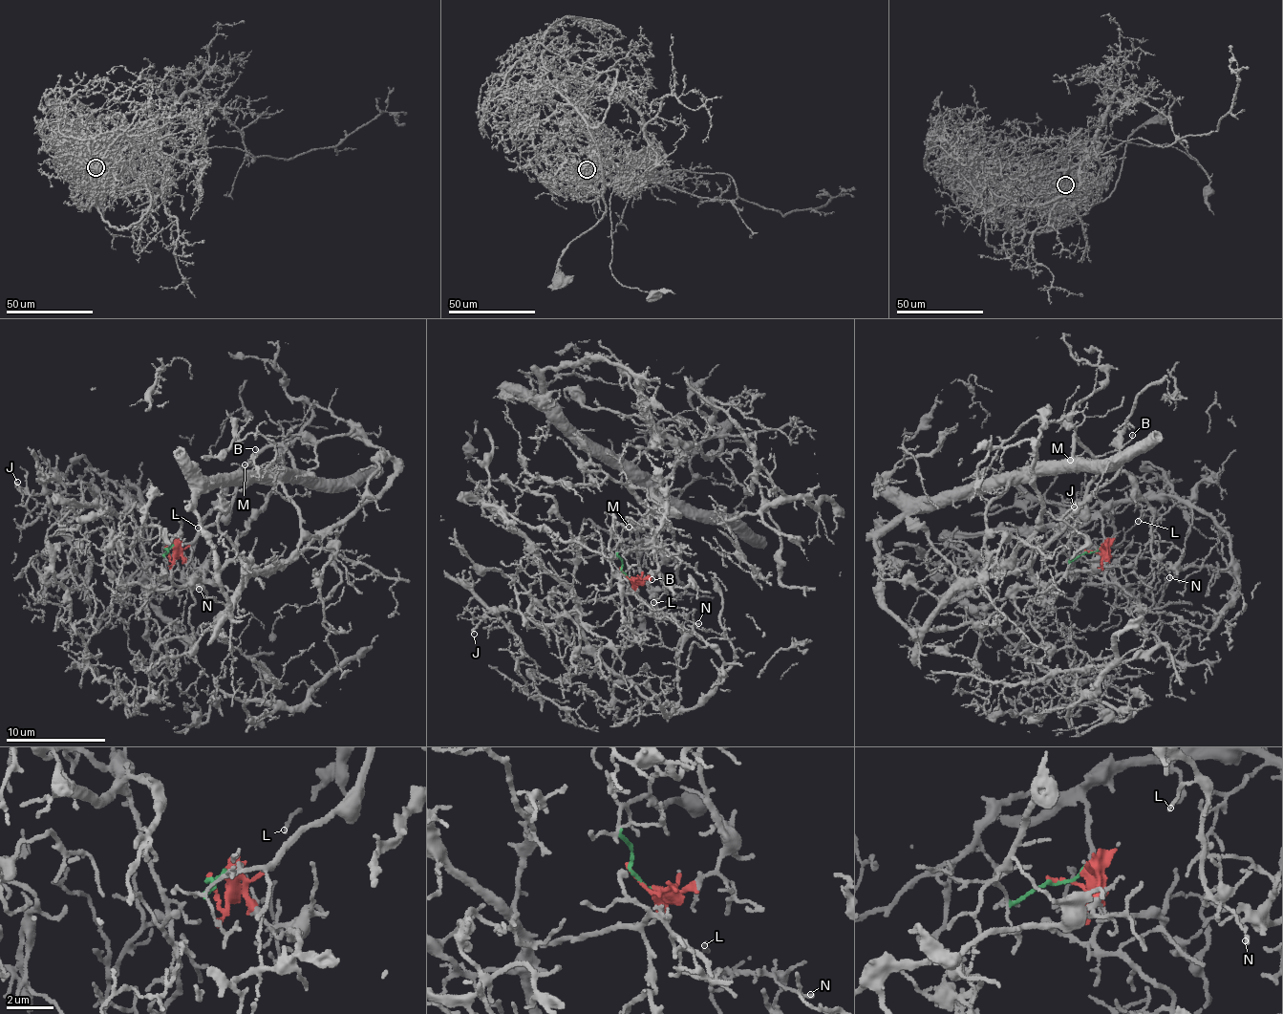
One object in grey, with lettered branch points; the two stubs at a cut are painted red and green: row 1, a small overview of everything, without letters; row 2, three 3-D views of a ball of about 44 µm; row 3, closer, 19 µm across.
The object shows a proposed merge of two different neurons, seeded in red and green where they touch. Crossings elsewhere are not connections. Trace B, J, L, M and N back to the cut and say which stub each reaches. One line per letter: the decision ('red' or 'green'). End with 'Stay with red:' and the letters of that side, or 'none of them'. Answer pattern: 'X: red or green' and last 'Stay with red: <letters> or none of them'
B: green
J: red
L: green
M: green
N: green
Stay with red: J

